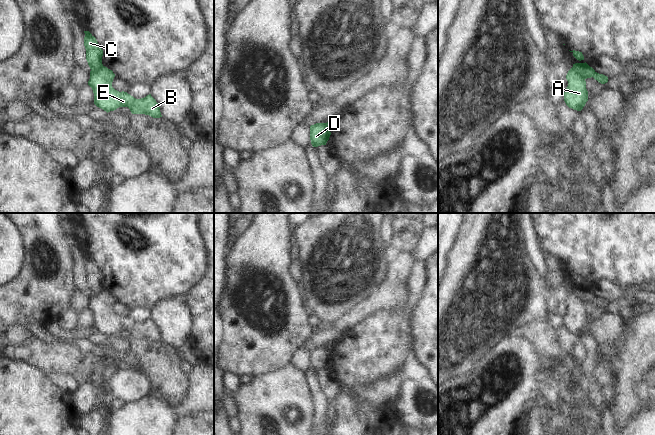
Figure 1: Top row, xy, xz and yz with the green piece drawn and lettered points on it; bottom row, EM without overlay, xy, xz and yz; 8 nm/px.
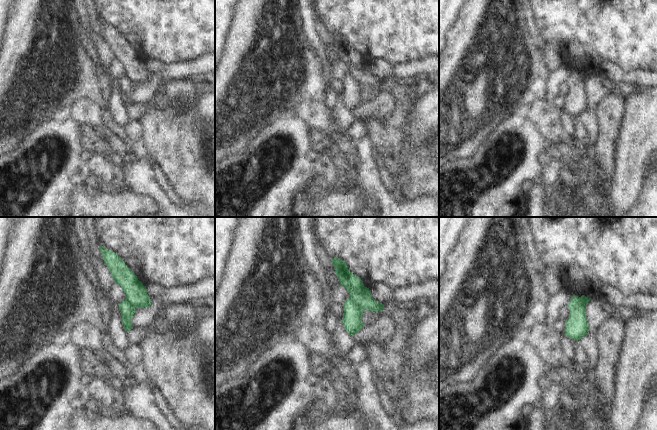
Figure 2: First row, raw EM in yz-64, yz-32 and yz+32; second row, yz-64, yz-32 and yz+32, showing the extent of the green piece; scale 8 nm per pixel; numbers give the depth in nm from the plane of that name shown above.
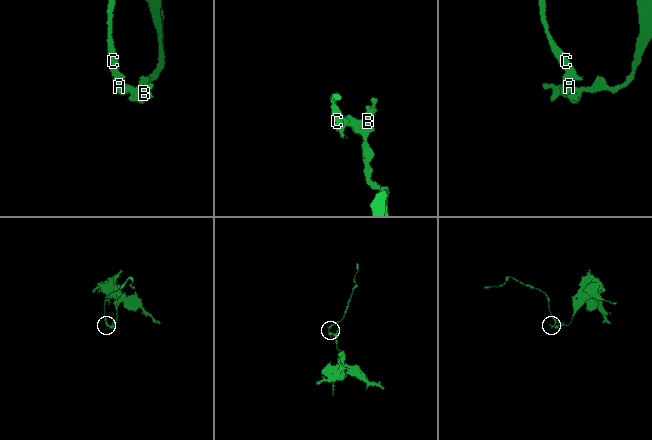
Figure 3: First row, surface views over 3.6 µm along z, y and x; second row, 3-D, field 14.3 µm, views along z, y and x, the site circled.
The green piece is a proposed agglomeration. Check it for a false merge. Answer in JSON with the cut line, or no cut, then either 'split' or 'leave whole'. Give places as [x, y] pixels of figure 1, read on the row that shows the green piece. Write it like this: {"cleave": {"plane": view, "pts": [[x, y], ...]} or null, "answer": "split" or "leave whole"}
{"cleave": {"plane": "xy", "pts": [[103, 66], [90, 73]]}, "answer": "split"}

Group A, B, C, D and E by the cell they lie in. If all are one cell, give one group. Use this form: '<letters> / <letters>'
A B E / C D

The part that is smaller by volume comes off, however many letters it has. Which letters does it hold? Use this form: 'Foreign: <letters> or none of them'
Foreign: C, D

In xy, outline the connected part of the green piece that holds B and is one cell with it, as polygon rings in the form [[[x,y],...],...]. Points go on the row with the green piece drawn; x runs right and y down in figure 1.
[[[105,66],[90,73],[88,85],[93,90],[94,104],[97,107],[107,113],[119,107],[128,107],[132,114],[145,114],[153,118],[162,117],[160,107],[151,94],[136,99],[127,92],[119,92],[112,87],[114,77],[113,71]]]

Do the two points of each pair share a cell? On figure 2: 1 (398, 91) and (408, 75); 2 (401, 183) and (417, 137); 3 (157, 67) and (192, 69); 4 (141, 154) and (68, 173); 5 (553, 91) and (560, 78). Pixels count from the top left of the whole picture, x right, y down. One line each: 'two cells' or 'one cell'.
1: two cells
2: one cell
3: two cells
4: two cells
5: one cell

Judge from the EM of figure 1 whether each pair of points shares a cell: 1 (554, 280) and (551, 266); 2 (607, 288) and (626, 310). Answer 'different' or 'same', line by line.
1: same
2: different

